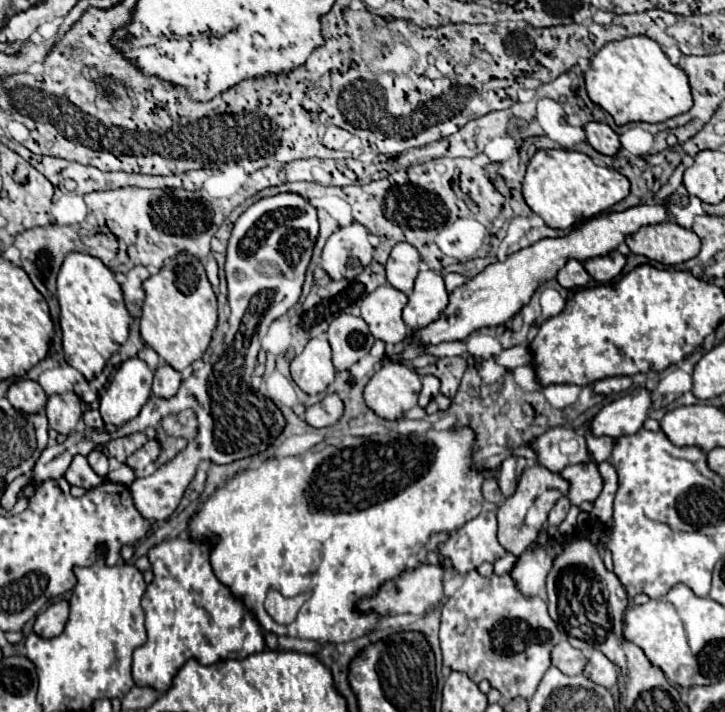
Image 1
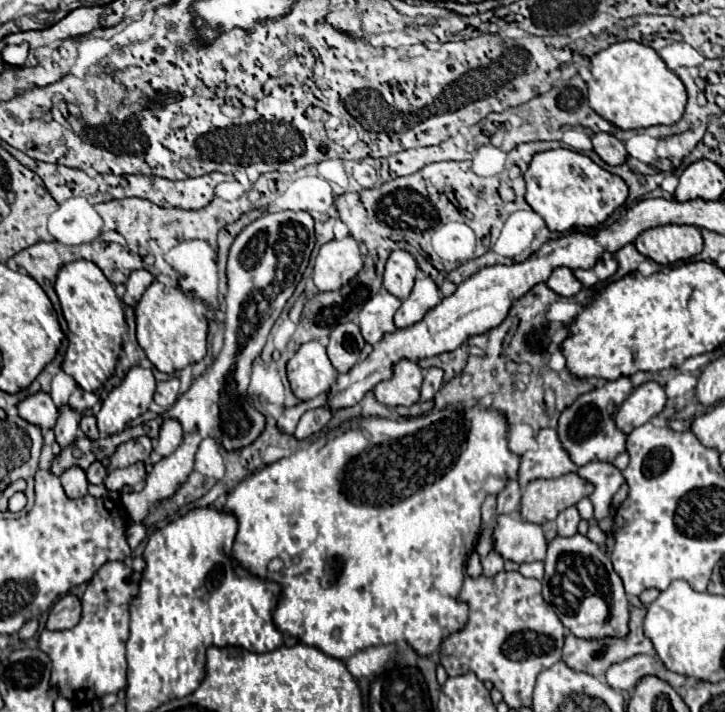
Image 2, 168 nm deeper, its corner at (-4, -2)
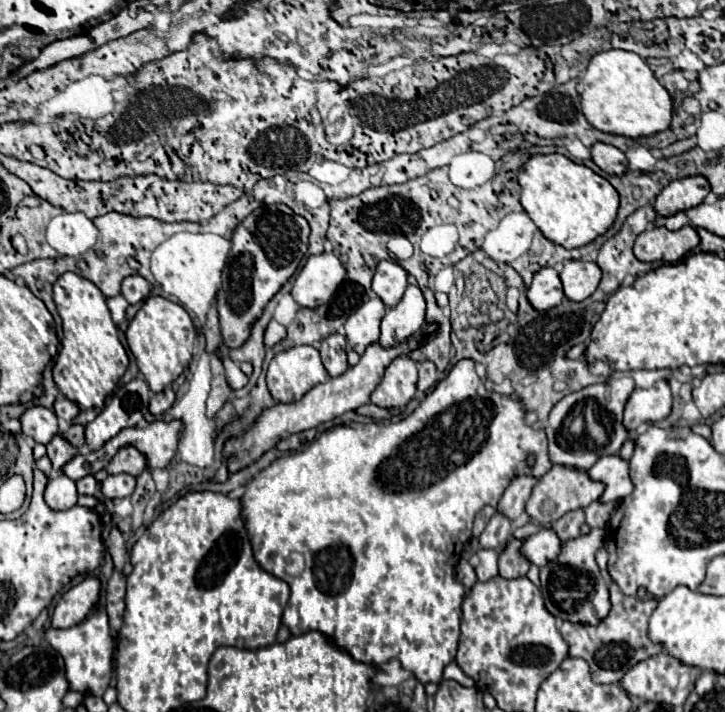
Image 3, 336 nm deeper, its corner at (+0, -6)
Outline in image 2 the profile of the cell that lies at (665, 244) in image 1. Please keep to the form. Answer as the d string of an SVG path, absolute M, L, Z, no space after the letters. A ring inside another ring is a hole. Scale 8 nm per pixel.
M657 226L637 236L637 250L657 264L675 264L689 260L703 250L703 238L697 226Z

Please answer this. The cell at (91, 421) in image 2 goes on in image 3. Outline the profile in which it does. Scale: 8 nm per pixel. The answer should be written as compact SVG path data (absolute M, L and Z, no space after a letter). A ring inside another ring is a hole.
M75 424L75 426L71 426L67 432L63 432L61 436L63 436L69 444L73 444L75 448L81 448L81 446L85 444L85 440L83 440L83 432L85 432L85 428L79 426L79 424Z

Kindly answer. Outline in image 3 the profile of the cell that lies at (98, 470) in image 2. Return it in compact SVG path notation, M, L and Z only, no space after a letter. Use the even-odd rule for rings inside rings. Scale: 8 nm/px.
M85 476L85 478L79 478L77 482L77 494L95 494L97 490L97 480L93 476Z

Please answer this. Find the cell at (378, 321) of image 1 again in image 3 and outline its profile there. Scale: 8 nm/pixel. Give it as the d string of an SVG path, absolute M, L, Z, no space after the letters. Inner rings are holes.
M379 298L365 302L355 314L351 314L345 322L345 338L347 344L357 352L363 354L367 346L375 344L379 338L379 324L385 314L385 304Z

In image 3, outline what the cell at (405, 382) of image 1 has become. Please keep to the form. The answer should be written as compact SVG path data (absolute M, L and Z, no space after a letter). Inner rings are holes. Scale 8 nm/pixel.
M397 356L383 372L381 384L373 390L371 402L381 408L405 406L417 390L417 362L409 356Z

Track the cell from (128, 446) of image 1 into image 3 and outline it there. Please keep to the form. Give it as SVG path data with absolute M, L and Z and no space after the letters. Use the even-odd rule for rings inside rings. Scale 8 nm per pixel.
M125 446L113 456L113 460L109 462L109 466L105 470L107 470L107 474L125 472L125 474L131 474L131 476L139 476L145 468L147 468L145 456L137 448Z

